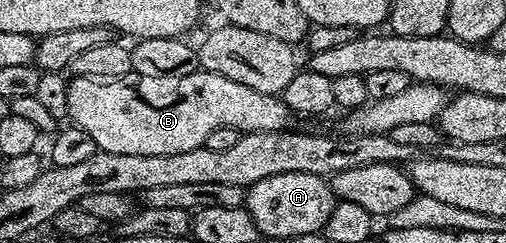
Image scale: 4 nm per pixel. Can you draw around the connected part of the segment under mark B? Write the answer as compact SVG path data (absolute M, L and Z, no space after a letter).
M197 70L182 78L146 78L145 76L123 76L99 80L85 76L72 76L68 80L68 115L77 128L86 130L94 138L97 149L110 154L178 154L182 150L204 147L210 130L233 128L245 132L283 132L293 123L292 111L284 105L280 96L262 94L234 82L234 78L222 78Z

